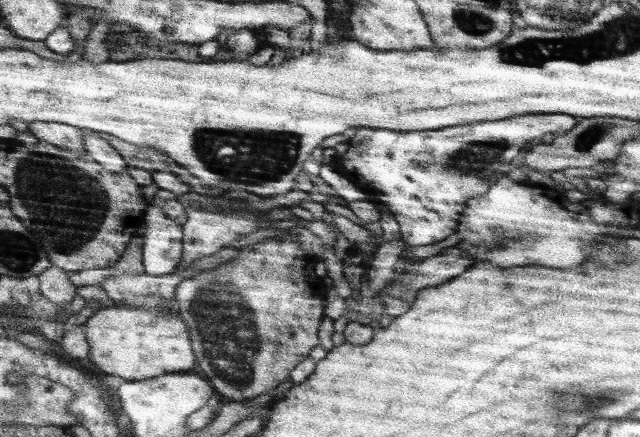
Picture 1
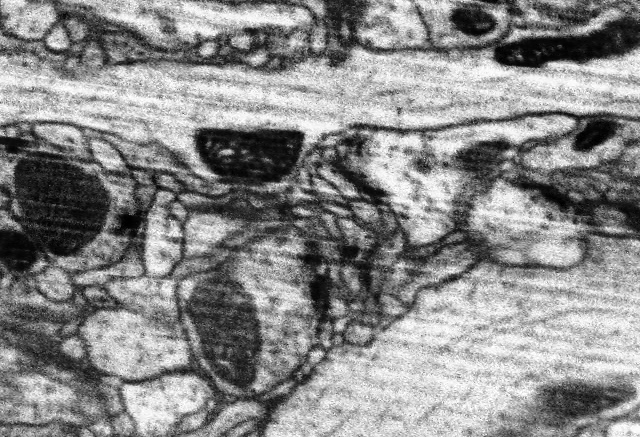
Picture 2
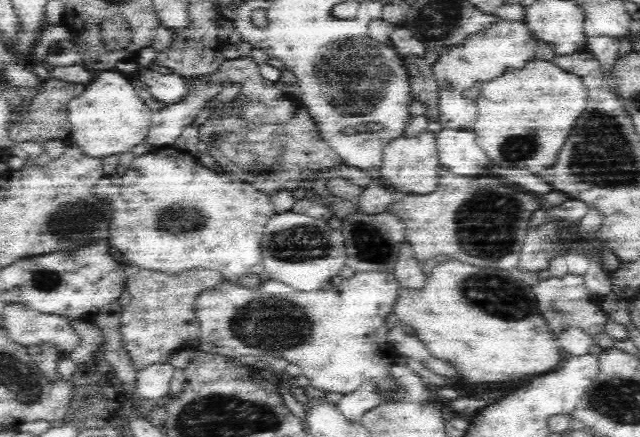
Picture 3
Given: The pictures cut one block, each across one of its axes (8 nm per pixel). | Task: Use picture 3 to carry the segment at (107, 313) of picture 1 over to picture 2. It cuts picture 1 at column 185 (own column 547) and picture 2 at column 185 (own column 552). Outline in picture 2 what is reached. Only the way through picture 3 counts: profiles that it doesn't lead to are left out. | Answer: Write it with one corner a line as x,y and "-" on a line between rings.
109,307
93,309
77,331
87,346
87,361
95,371
119,377
124,382
145,381
171,372
187,371
193,364
194,354
184,326
167,326
163,322
166,321
155,320
127,307

